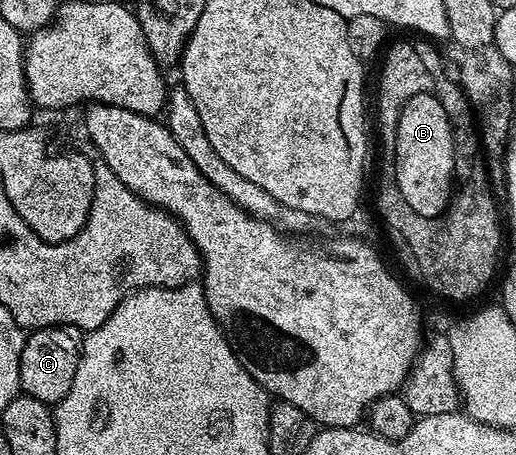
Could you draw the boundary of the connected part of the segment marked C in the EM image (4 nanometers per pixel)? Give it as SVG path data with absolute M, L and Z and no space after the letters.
M54 325L36 329L26 334L21 351L19 387L26 396L41 399L49 407L58 405L69 387L73 387L73 375L77 375L77 363L83 354L84 330L72 325Z

